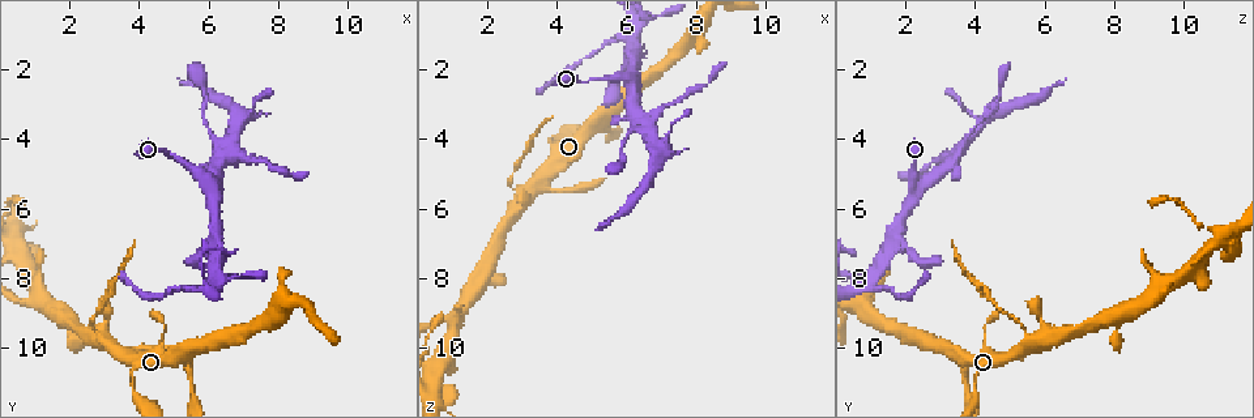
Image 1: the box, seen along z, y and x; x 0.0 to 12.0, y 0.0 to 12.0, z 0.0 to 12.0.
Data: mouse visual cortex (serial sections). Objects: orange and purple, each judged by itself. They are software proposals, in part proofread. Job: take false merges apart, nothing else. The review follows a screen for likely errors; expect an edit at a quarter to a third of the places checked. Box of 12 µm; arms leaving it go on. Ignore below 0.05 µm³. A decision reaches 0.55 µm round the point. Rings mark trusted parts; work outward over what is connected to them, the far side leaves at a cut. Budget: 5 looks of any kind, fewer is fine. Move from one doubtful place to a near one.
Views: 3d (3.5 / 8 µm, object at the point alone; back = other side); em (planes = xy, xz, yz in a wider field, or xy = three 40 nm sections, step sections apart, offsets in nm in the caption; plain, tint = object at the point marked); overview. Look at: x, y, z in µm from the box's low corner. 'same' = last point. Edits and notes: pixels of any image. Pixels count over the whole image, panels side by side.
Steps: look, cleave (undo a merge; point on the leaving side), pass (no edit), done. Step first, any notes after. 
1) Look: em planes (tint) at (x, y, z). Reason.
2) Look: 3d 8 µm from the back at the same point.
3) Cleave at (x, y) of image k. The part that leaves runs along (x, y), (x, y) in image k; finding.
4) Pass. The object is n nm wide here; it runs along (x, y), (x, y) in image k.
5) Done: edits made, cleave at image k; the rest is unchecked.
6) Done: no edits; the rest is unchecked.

Look: 3d 3.5 µm from the back at (3.0, 9.8, 5.8). Four or more arms meet.

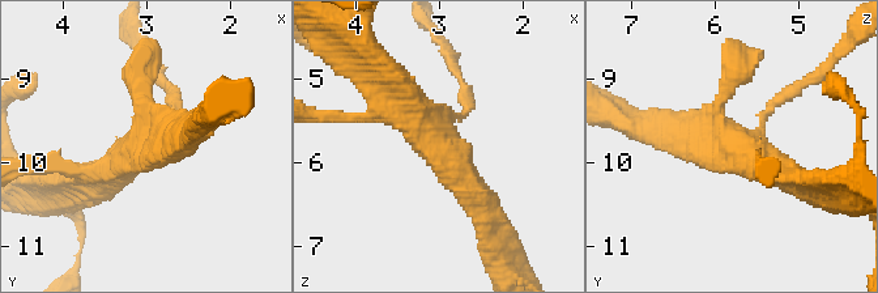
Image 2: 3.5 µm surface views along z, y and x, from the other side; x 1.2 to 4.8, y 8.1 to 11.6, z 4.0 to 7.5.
Look: em xy step 2 (tint) at (2.90, 9.75, 5.90). 4 arms meet here; the arms are 150, 200, 400, 400 nm wide; now the EM.

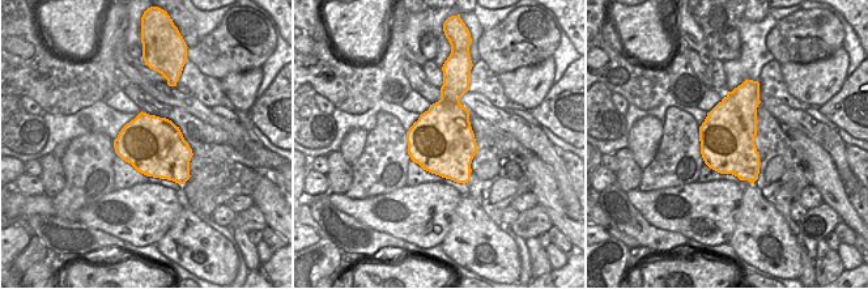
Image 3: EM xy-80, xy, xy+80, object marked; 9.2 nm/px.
Cleave at (792, 92) of image 2. The part that leaves runs along (759, 123), (843, 47) in image 2; a second cell is stuck on.

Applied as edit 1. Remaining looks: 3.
Look: 3d 3.5 µm from the back at (6.1, 5.4, 2.2). Calibre changes.

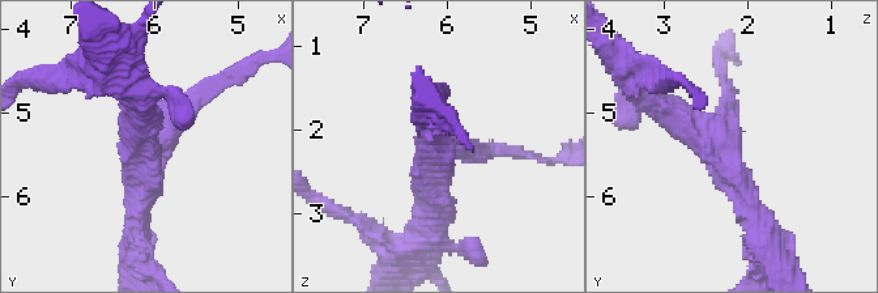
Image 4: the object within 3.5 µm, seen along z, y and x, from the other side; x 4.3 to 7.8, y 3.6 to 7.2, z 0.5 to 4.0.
Look: em xy step 1 (tint) at (6.05, 5.45, 2.25). 3 arms meet here; the arms are 200, 300, 300 nm wide; now the EM.

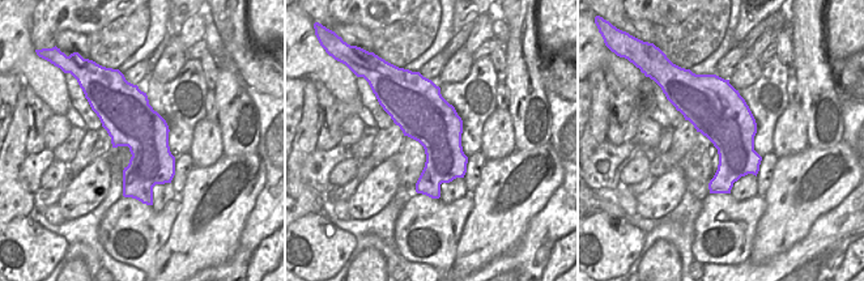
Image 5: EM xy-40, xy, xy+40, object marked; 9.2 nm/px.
Pass. It runs along (510, 151), (440, 151), (433, 225) in image 4; continuous, no second cell.

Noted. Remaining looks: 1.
Done: edits made, cleave at image 2; the rest is unchecked.

